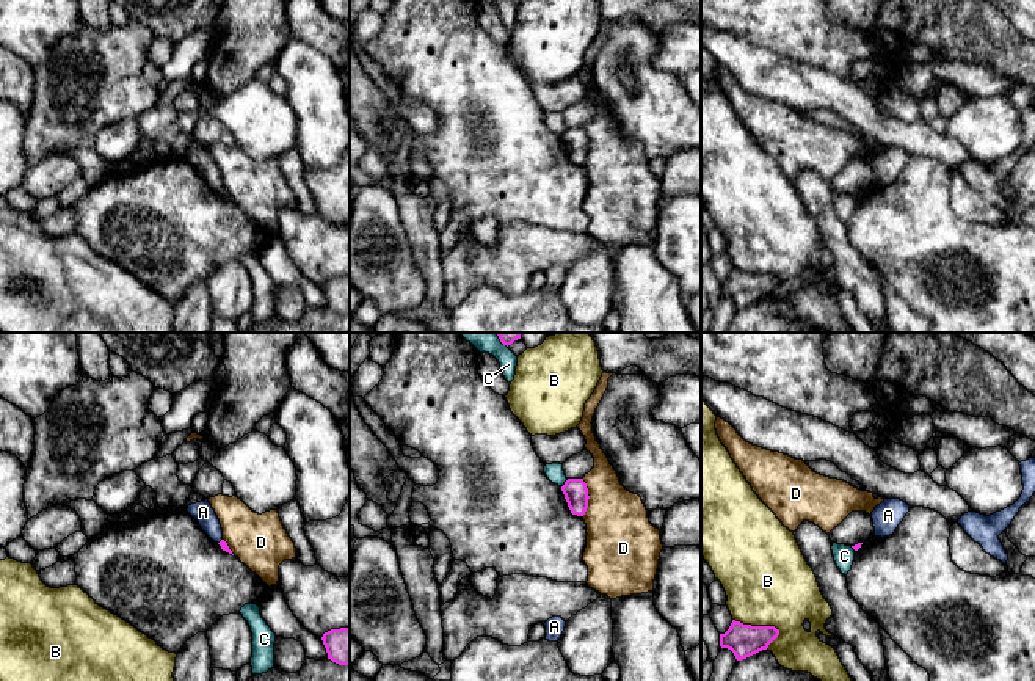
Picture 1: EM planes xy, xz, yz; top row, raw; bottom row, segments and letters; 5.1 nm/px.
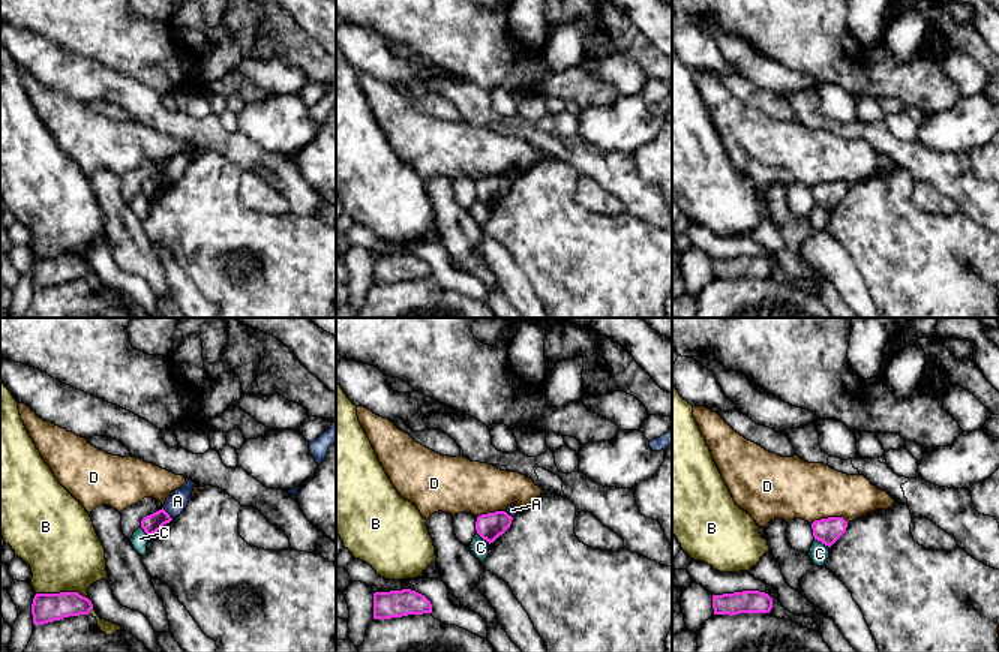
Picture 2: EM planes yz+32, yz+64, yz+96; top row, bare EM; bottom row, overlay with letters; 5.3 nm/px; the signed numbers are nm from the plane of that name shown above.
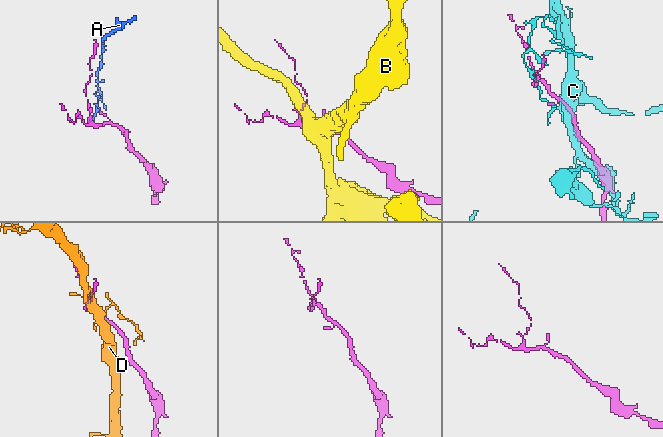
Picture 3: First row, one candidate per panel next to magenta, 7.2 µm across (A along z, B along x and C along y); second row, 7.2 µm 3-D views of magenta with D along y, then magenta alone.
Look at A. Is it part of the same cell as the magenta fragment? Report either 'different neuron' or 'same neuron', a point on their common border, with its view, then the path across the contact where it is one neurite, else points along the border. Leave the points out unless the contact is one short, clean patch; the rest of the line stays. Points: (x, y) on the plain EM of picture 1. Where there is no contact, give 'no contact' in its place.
different neuron; contact xy (220, 190); border xy (221, 187), (218, 192)

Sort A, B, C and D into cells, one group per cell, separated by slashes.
A / B / C / D

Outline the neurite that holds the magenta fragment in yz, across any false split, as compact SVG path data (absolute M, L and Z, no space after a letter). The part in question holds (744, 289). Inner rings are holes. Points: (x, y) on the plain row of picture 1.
M732 268L729 278L720 282L720 295L734 301L737 309L746 308L762 298L779 284L775 275L751 275Z

